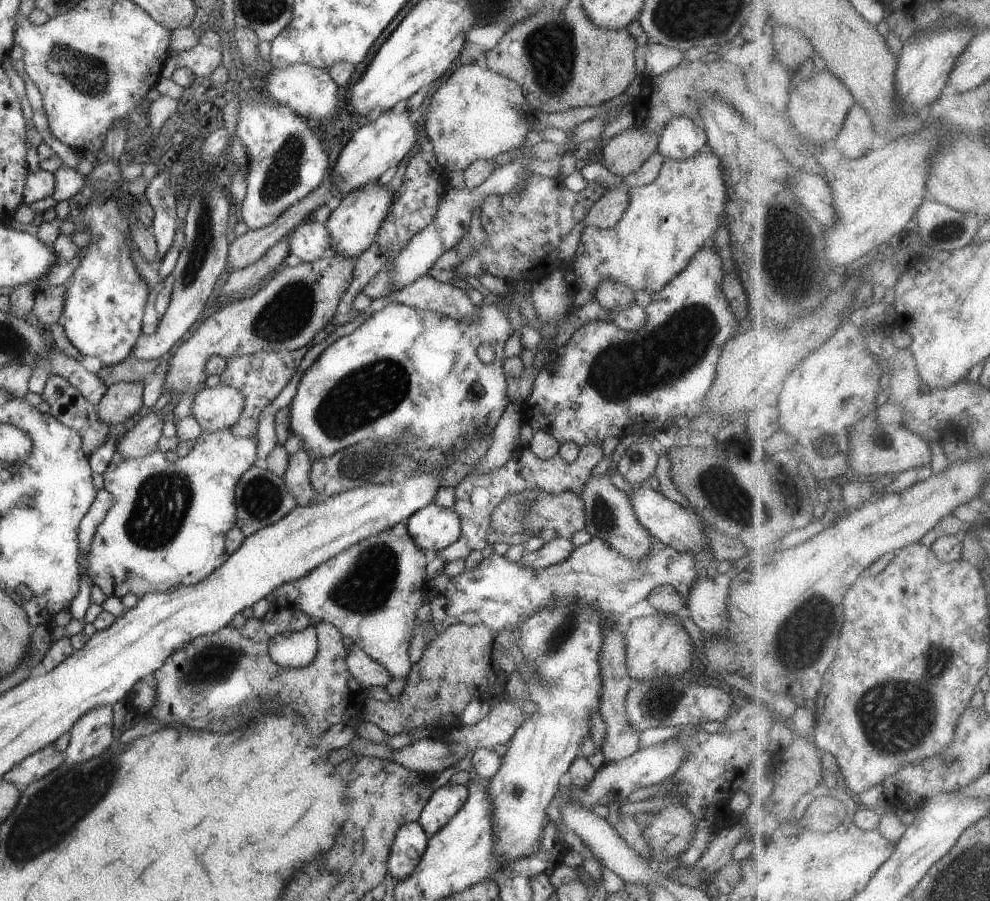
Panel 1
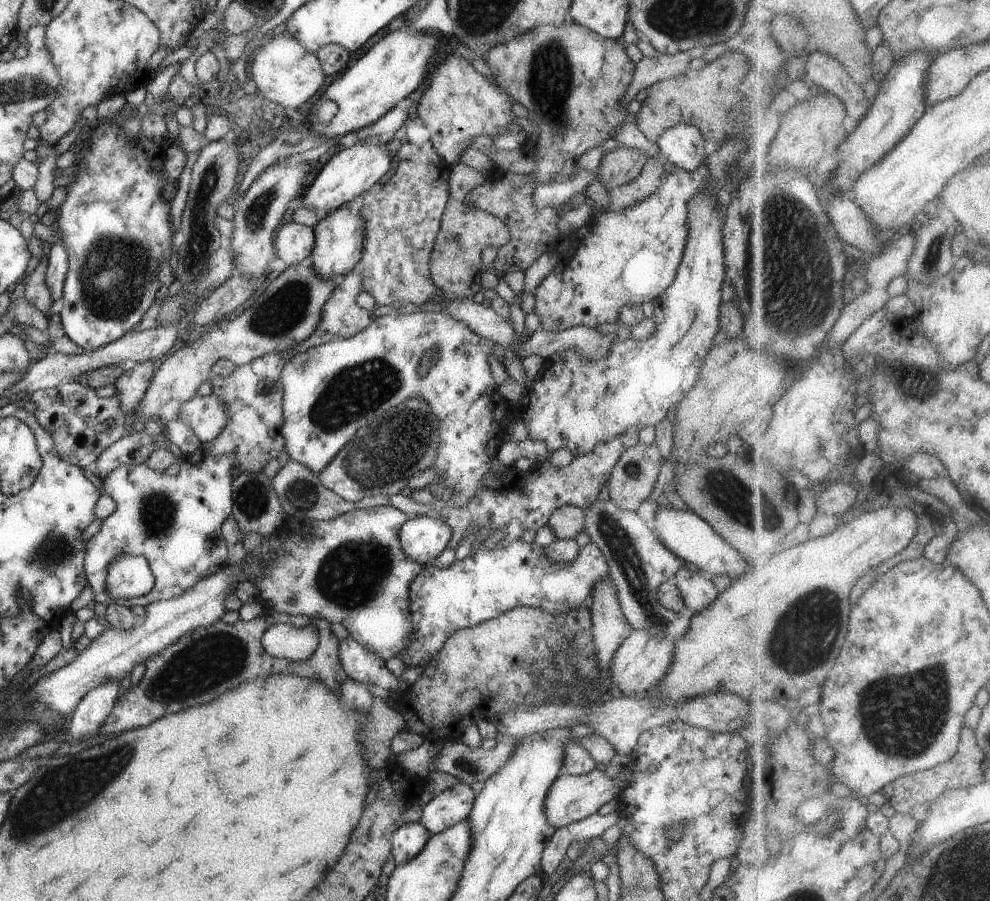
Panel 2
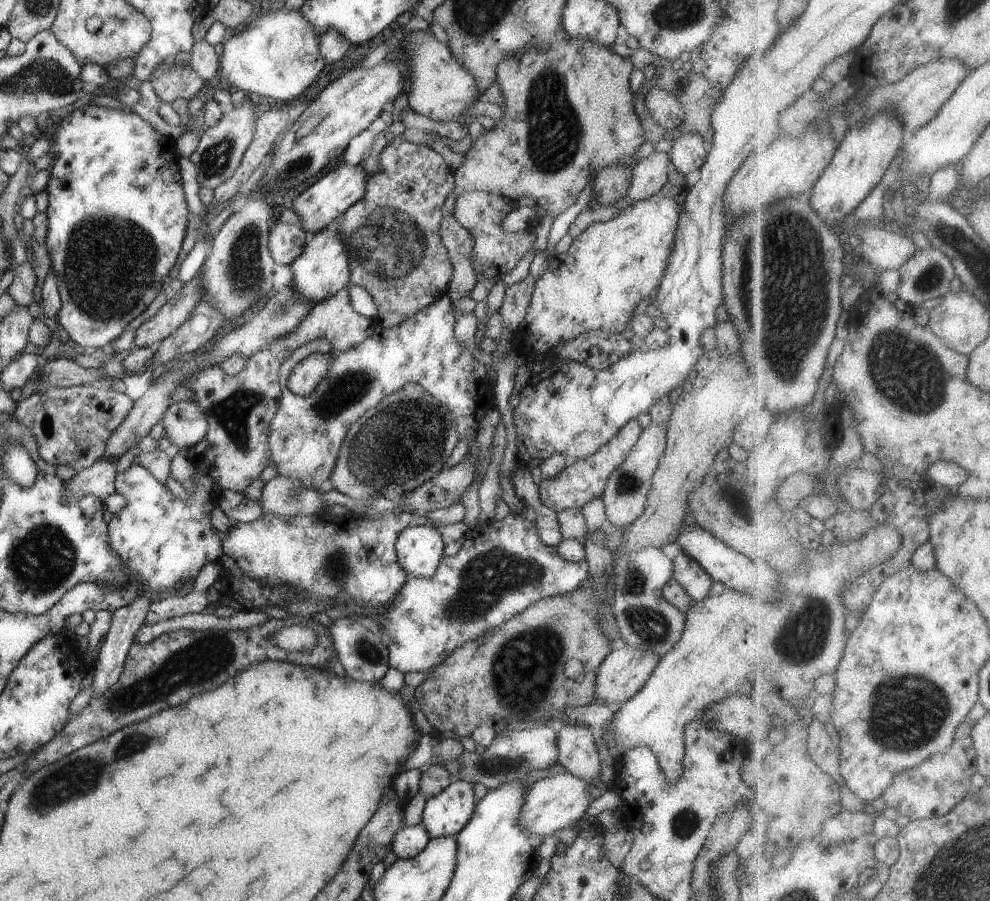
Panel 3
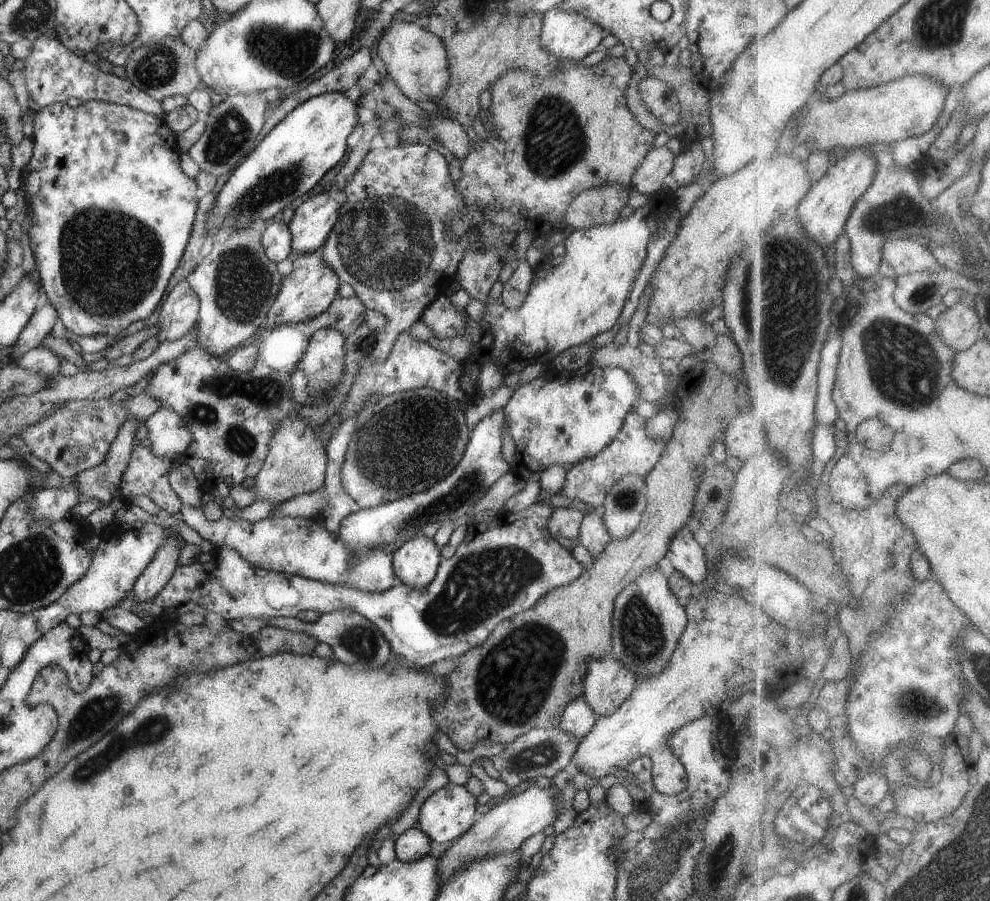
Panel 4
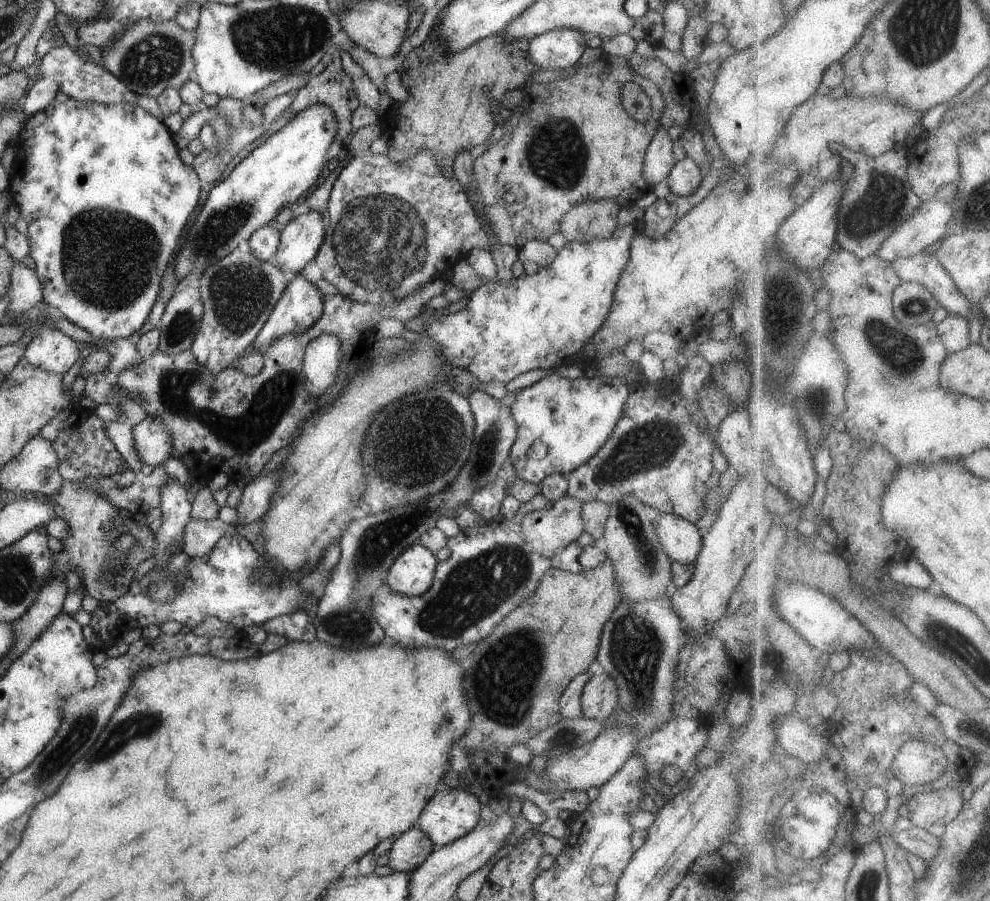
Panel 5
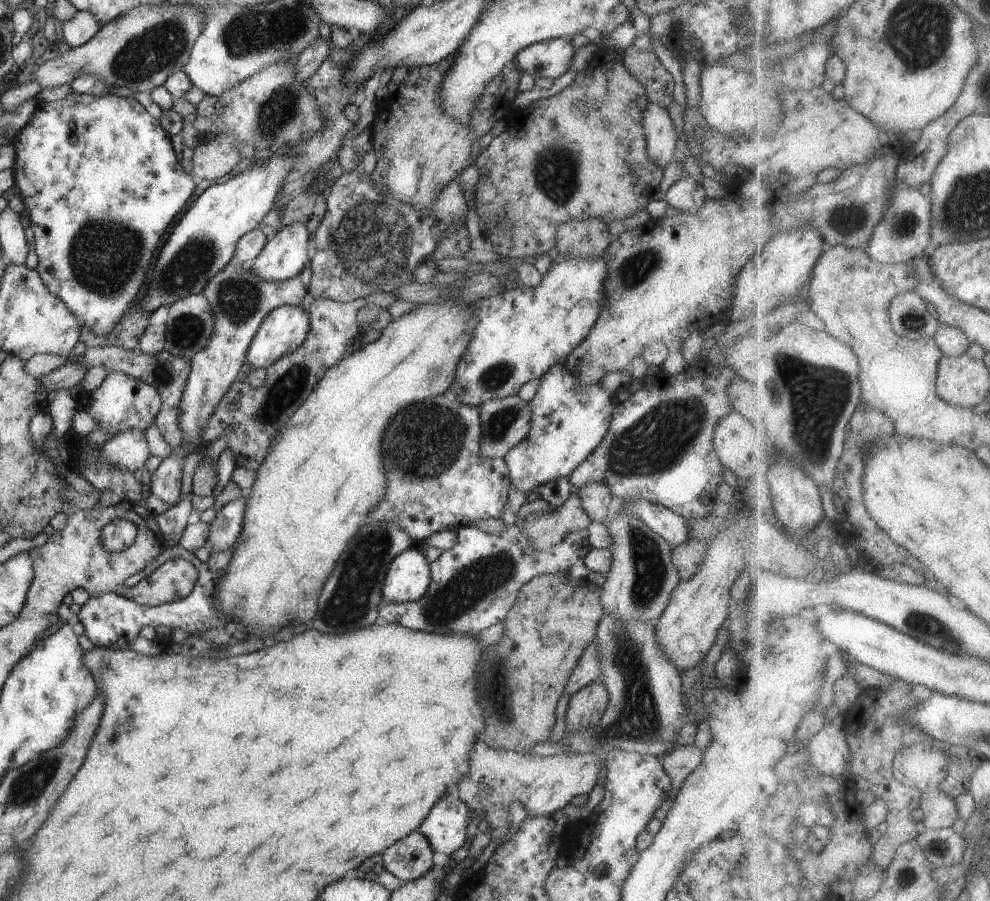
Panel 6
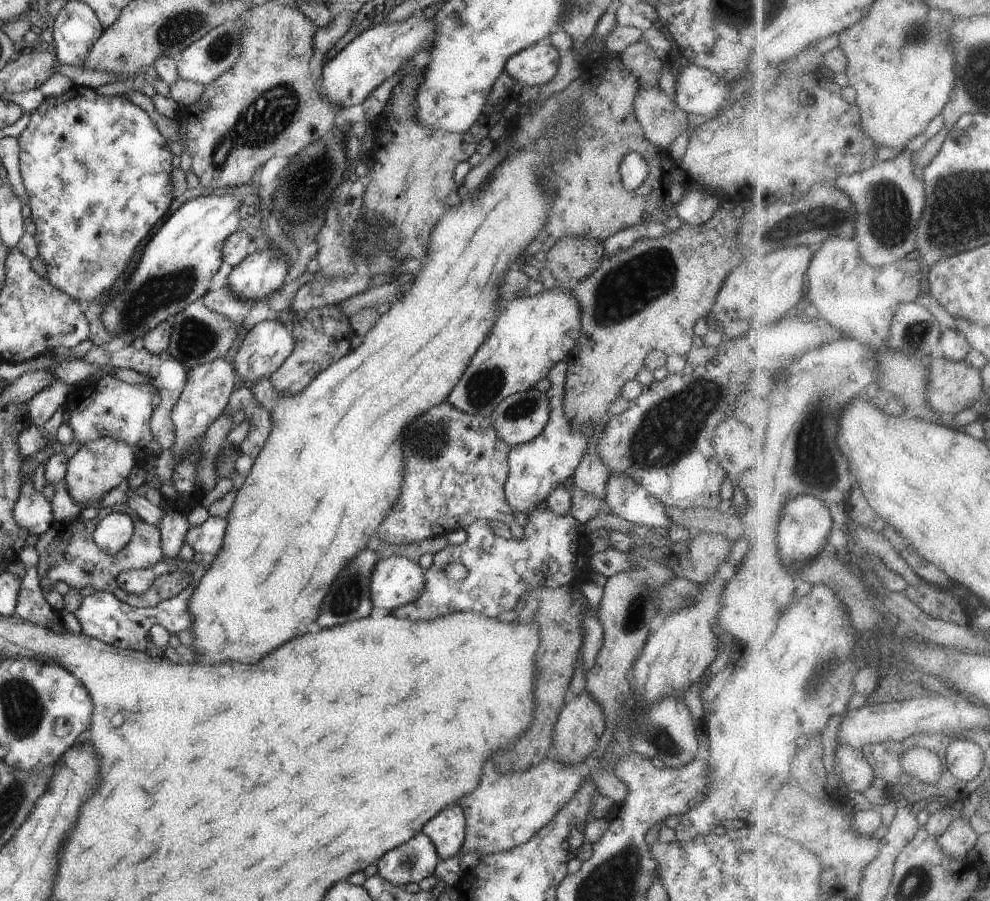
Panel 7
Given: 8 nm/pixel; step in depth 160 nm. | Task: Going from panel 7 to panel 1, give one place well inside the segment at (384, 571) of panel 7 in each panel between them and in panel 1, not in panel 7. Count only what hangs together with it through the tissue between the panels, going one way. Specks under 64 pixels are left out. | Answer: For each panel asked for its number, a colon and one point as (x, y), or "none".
1: (432, 528)
2: (422, 538)
3: (419, 550)
4: (415, 563)
5: (411, 575)
6: (408, 578)

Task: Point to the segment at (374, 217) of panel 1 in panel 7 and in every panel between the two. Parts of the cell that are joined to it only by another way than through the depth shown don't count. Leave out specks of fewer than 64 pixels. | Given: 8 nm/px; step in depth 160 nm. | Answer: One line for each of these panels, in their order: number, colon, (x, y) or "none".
2: (339, 234)
3: (322, 269)
4: (311, 287)
5: (301, 304)
6: (284, 330)
7: (269, 343)

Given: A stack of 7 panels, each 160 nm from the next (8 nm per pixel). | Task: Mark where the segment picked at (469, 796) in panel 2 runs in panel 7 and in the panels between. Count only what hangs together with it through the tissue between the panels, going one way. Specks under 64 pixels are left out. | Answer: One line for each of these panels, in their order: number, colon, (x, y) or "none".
3: (446, 814)
4: (447, 814)
5: (450, 814)
6: (446, 828)
7: (446, 831)

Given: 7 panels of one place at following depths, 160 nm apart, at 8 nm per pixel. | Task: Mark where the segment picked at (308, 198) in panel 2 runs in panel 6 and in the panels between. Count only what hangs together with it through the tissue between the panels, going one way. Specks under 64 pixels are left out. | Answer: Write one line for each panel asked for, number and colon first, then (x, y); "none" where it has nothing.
3: (332, 195)
4: (311, 223)
5: (302, 237)
6: (284, 257)

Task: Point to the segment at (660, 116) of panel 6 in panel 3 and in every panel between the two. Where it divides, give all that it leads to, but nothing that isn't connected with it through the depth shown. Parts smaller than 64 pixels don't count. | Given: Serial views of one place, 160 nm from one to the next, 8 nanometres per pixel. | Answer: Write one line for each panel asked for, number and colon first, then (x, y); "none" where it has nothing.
3: (650, 174)
4: (648, 178)
5: (659, 157)

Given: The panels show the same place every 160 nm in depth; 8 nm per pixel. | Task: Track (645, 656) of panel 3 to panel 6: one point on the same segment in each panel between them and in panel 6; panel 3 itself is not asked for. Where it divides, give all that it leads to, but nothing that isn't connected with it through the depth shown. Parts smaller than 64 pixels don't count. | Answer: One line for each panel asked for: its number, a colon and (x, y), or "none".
4: (608, 683)
5: (600, 698)
6: (586, 709)

